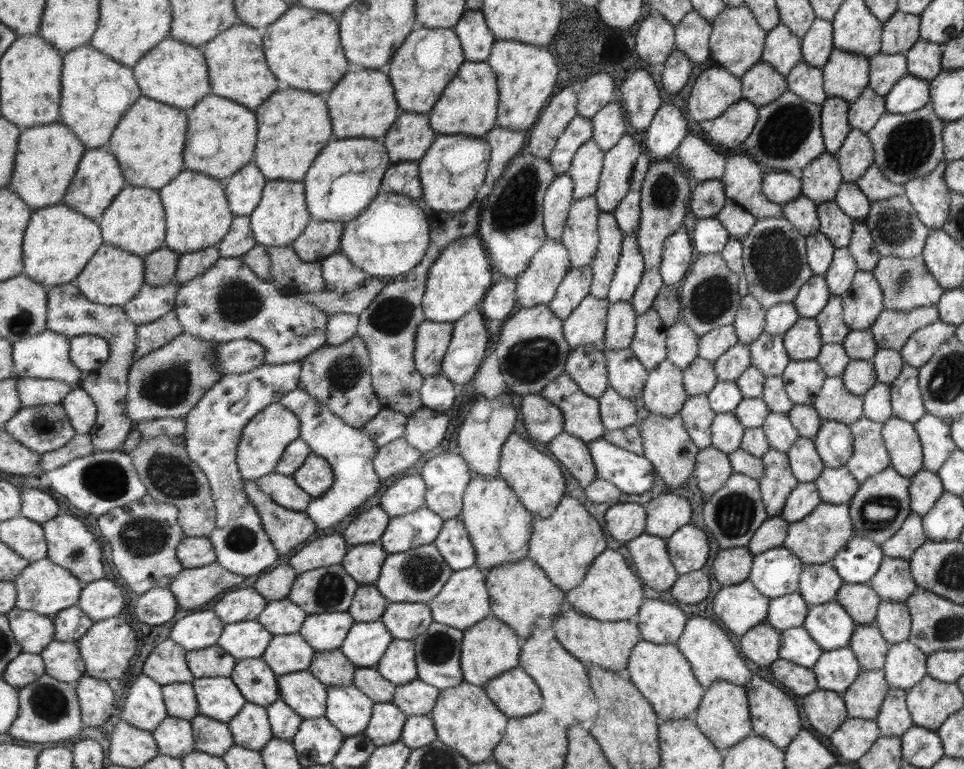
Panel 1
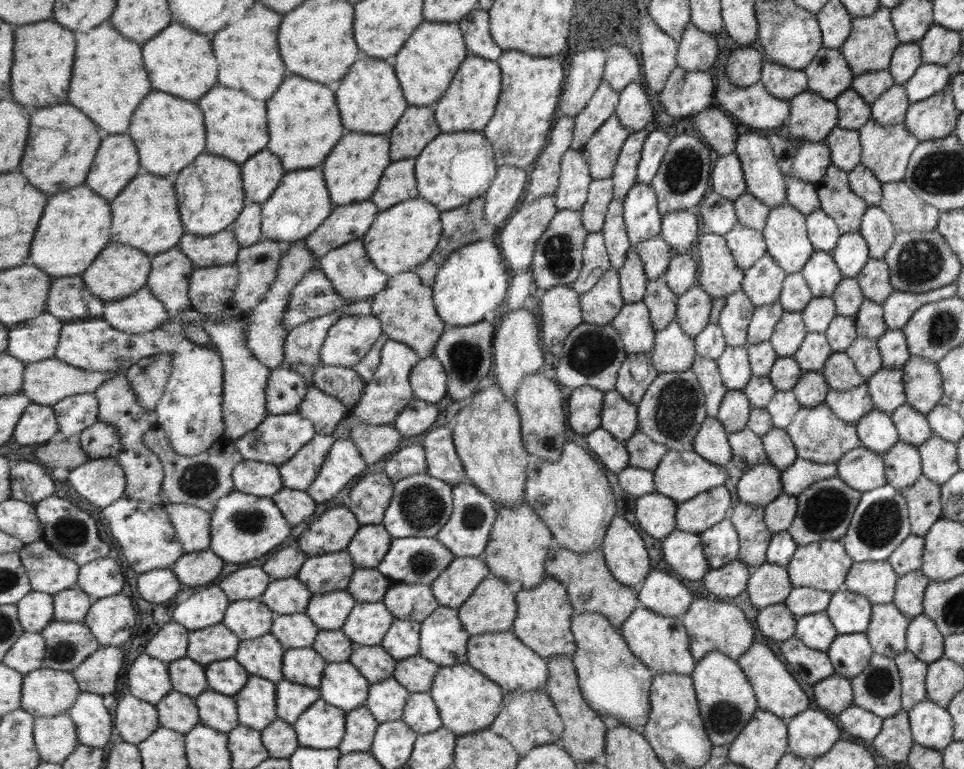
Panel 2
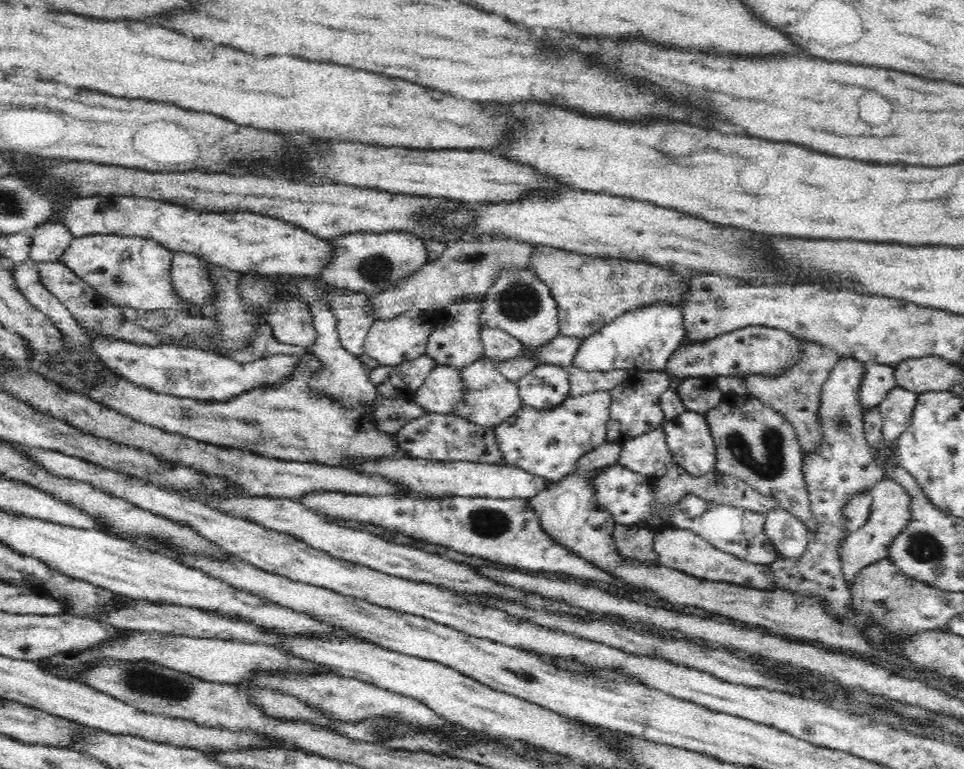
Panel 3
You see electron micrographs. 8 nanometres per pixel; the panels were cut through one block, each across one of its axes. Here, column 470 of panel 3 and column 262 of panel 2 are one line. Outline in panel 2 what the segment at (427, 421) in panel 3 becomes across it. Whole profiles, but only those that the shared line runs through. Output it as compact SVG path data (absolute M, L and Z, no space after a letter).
M298 412L280 415L270 414L255 430L239 440L233 441L233 443L248 461L267 462L280 466L292 460L309 441L313 440L316 433L314 422Z

